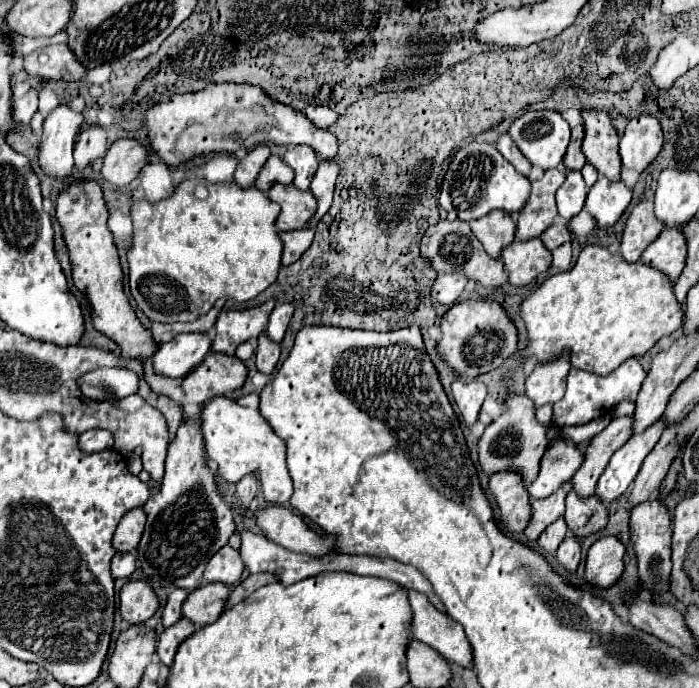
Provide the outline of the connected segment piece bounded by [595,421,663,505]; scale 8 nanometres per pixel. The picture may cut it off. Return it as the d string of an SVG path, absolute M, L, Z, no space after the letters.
M657 421L653 427L649 427L641 435L633 435L619 451L613 453L609 465L605 467L603 475L597 481L595 497L603 501L603 505L609 505L615 501L619 495L623 495L629 487L629 483L635 479L643 459L647 453L655 447L663 431L661 421Z

